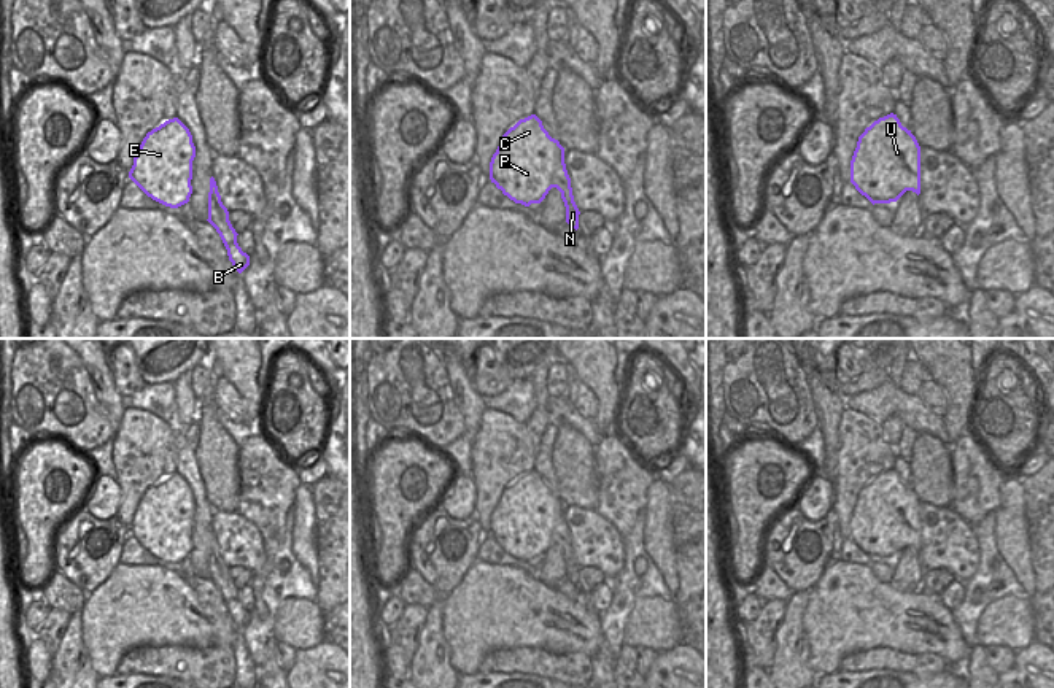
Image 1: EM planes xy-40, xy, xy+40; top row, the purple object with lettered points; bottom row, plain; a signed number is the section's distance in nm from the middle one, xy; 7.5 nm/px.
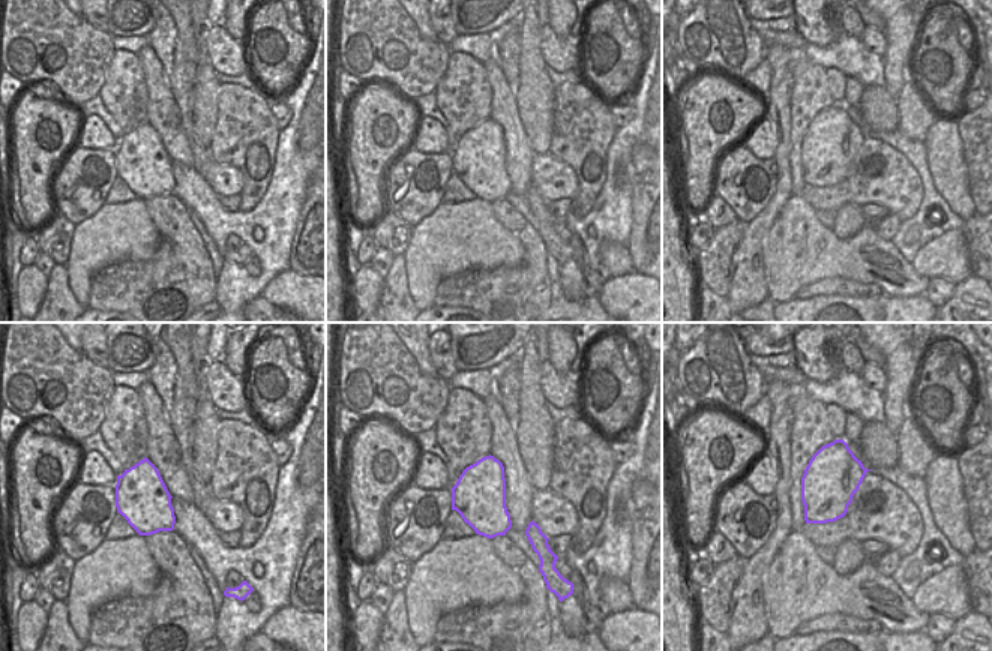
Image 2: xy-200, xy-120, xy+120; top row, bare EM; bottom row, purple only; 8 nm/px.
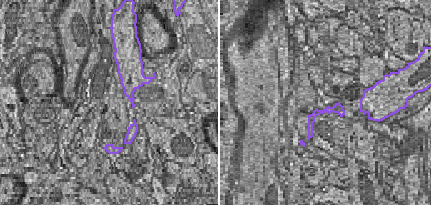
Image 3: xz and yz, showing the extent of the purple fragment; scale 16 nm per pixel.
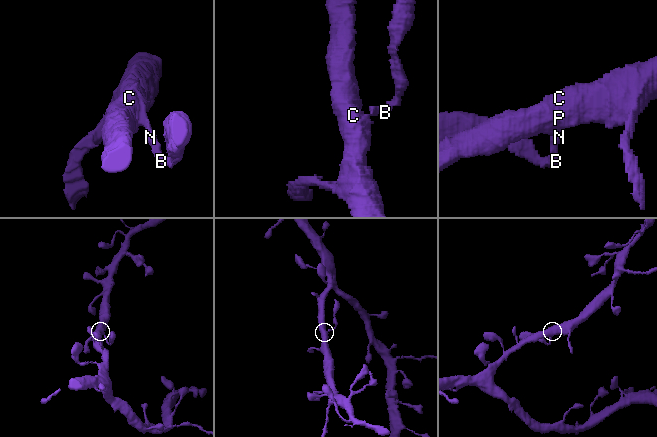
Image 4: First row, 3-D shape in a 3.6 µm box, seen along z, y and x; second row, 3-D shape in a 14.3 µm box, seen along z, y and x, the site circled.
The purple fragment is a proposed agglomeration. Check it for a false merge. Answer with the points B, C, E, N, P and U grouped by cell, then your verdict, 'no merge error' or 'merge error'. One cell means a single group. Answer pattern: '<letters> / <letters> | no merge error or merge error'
B C E N P U | no merge error

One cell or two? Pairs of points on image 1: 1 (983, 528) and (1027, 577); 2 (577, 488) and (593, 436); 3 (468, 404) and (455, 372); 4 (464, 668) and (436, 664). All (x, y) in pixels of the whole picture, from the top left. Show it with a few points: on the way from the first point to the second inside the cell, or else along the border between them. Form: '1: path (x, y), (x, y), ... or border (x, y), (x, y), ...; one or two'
1: border (992, 512), (995, 517), (995, 548), (1013, 575); two
2: border (558, 423), (573, 426), (593, 447); two
3: path (466, 396), (461, 380); one
4: border (442, 630), (450, 664), (457, 671); two

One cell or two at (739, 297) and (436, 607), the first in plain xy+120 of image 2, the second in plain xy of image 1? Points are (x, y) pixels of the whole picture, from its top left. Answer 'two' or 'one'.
one

